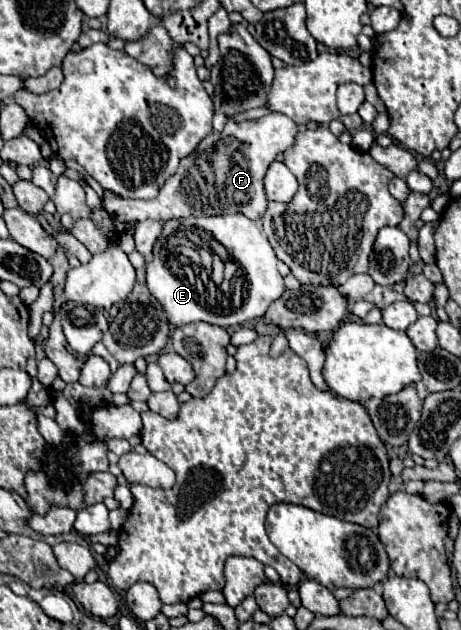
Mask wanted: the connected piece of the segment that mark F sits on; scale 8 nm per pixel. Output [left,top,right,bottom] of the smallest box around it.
[103,113,297,221]

